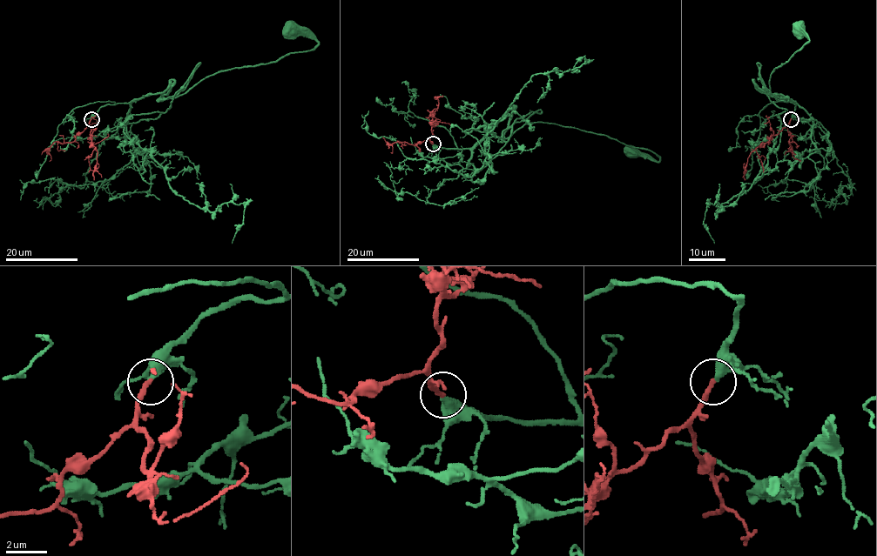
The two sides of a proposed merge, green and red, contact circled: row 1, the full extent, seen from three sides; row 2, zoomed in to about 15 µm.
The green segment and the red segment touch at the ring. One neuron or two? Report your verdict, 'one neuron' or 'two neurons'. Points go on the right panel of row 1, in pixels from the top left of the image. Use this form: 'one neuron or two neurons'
one neuron

